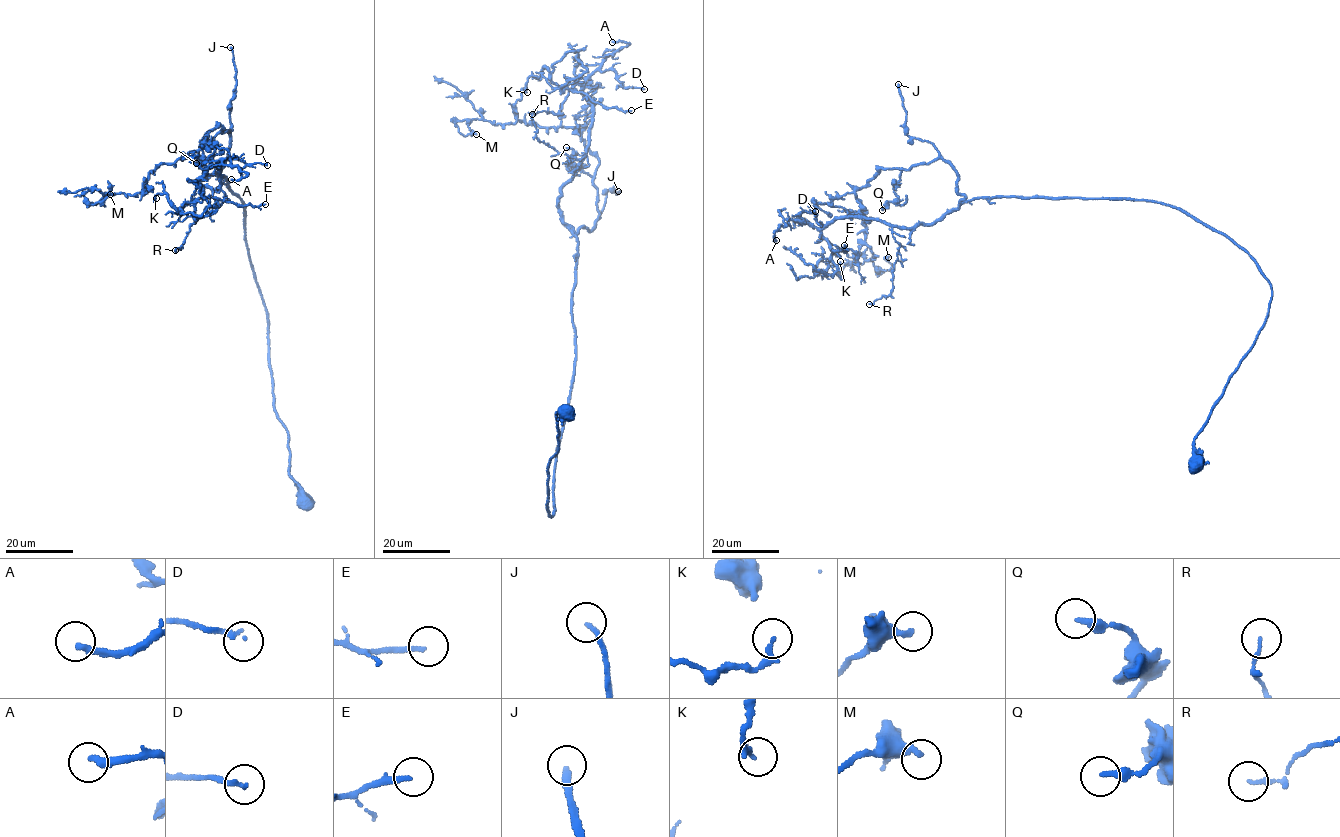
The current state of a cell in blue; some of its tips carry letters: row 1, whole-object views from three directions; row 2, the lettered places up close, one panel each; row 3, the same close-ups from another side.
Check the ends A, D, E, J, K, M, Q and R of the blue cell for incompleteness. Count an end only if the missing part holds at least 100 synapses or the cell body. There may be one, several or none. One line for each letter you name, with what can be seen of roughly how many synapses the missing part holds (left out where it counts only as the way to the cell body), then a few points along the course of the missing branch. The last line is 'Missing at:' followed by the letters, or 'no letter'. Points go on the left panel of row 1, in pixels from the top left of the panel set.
J: Roughly 140 synapses
Missing at: J

